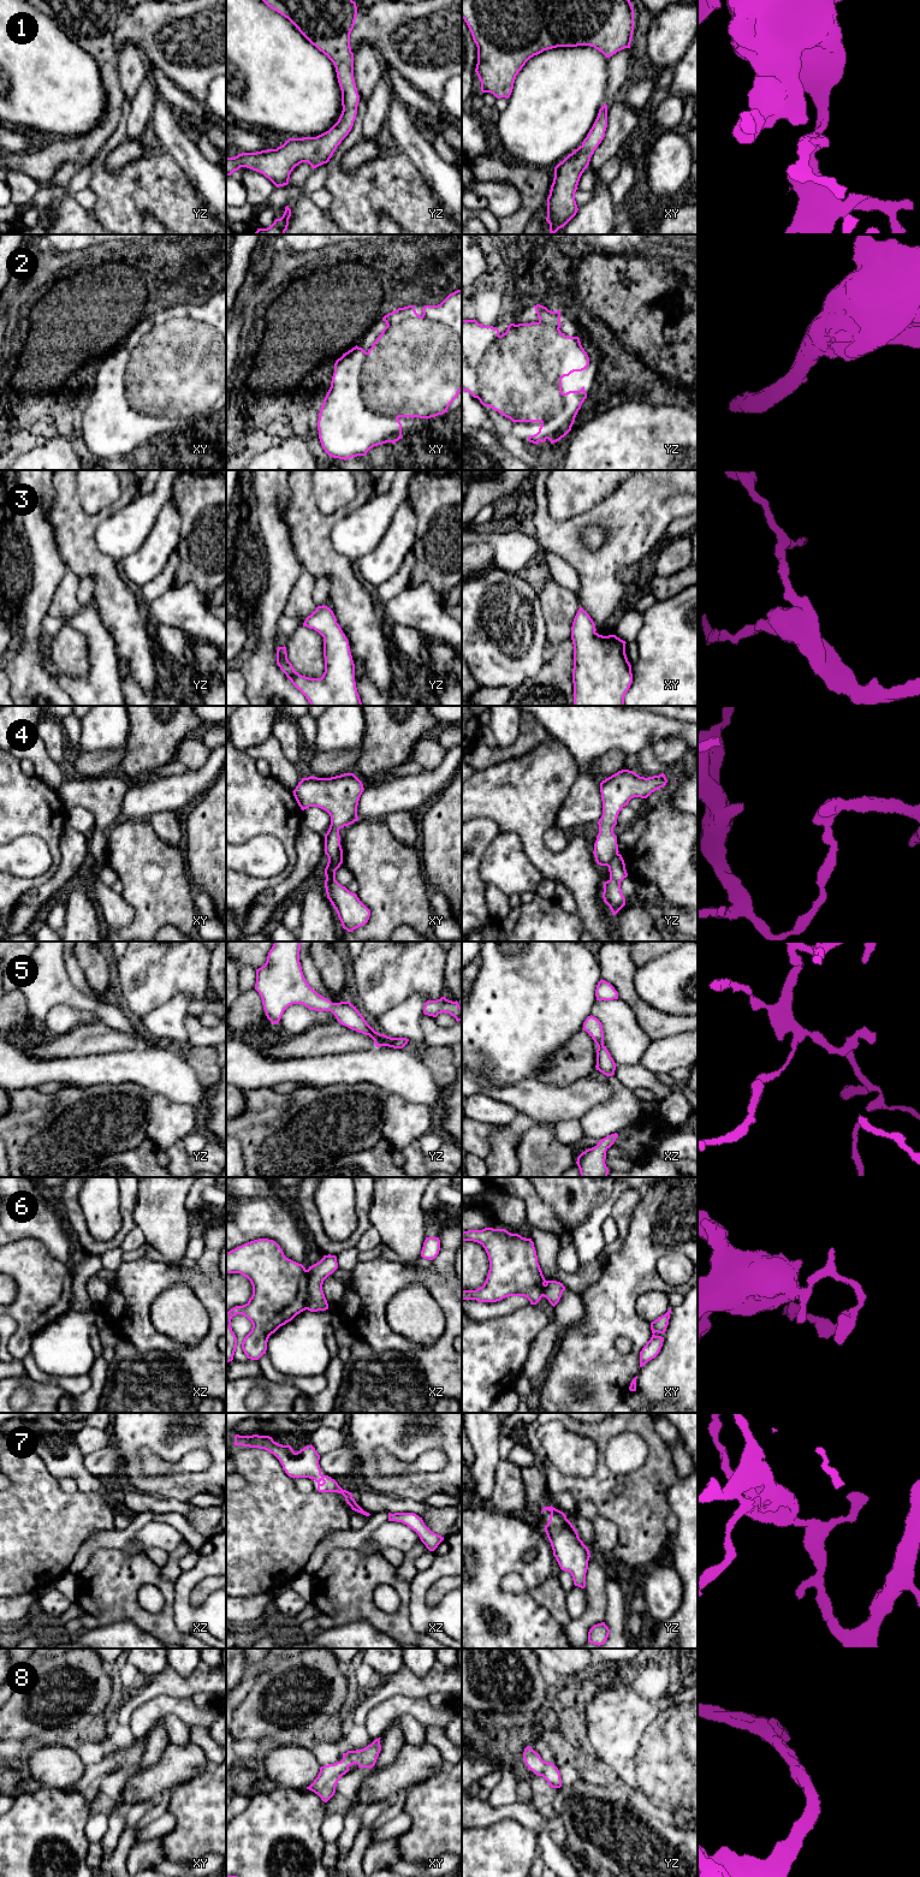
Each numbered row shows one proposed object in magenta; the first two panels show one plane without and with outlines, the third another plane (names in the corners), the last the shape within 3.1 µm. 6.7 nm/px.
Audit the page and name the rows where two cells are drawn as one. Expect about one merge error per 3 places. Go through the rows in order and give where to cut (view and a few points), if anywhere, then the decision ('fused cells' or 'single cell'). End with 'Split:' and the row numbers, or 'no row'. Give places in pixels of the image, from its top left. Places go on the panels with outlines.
1: no cut | single cell
2: no cut | single cell
3: no cut | single cell
4: yz (617, 853), (607, 866) | fused cells
5: no cut | single cell
6: xz (308, 1270), (308, 1295), (304, 1308) | fused cells
7: no cut | single cell
8: no cut | single cell
Split: 4, 6

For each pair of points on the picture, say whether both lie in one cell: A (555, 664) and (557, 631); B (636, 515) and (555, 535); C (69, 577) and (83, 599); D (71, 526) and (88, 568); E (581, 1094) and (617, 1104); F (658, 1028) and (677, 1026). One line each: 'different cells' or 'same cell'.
A: different cells
B: same cell
C: different cells
D: same cell
E: different cells
F: same cell

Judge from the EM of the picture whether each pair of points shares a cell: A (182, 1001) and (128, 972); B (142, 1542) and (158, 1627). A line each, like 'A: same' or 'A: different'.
A: different
B: different

